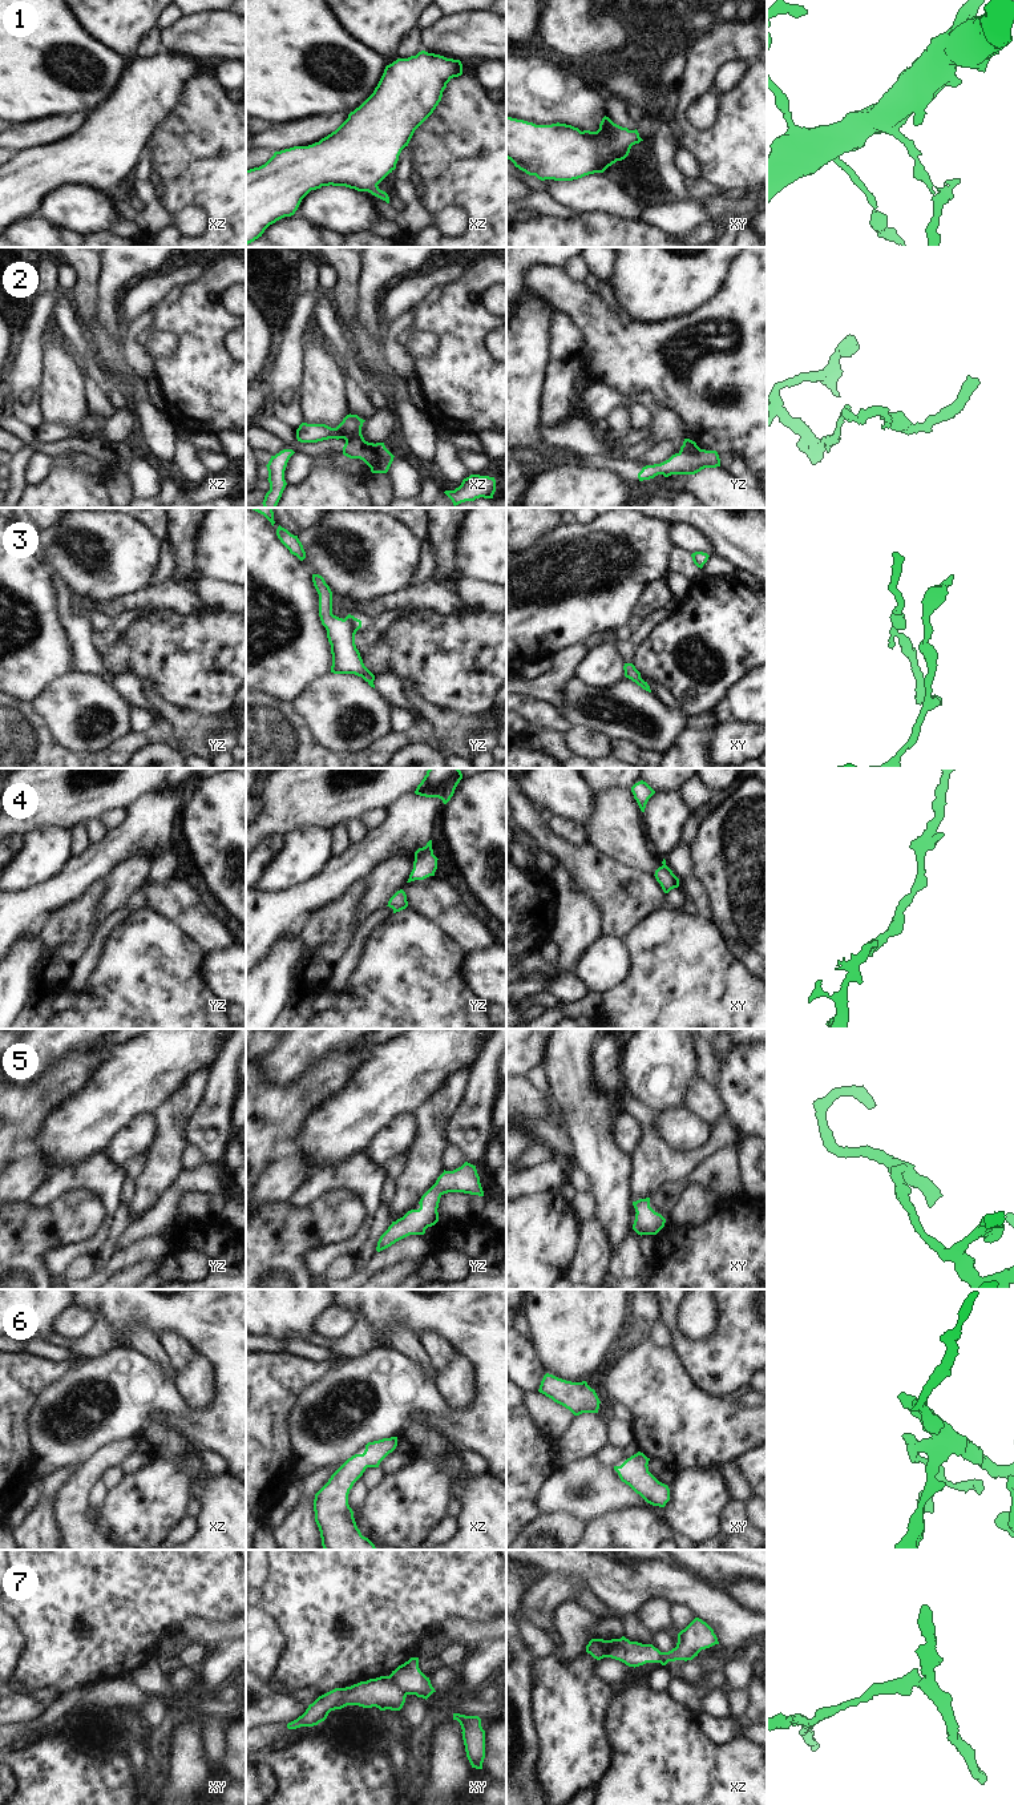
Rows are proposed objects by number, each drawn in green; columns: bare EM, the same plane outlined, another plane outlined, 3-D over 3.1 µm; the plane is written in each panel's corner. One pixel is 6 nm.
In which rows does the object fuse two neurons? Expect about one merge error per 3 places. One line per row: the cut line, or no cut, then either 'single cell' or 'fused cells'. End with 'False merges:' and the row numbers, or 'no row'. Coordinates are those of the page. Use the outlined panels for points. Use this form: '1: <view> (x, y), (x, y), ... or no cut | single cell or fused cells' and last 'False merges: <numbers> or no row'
1: no cut | single cell
2: xz (351, 415), (356, 425), (356, 433), (346, 440) | fused cells
3: no cut | single cell
4: no cut | single cell
5: no cut | single cell
6: no cut | single cell
7: xy (390, 1675), (390, 1679), (405, 1695) | fused cells
False merges: 2, 7

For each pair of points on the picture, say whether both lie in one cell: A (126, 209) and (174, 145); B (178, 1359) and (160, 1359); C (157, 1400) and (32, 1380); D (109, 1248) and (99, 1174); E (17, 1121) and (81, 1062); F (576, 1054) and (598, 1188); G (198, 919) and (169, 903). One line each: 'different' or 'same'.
A: different
B: different
C: different
D: different
E: same
F: same
G: same

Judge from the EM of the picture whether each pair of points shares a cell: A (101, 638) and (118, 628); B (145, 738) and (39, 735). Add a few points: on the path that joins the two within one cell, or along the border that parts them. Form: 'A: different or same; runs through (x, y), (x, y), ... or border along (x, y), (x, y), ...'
A: same; runs through (105, 636), (114, 629)
B: same; runs through (118, 754), (65, 754)

